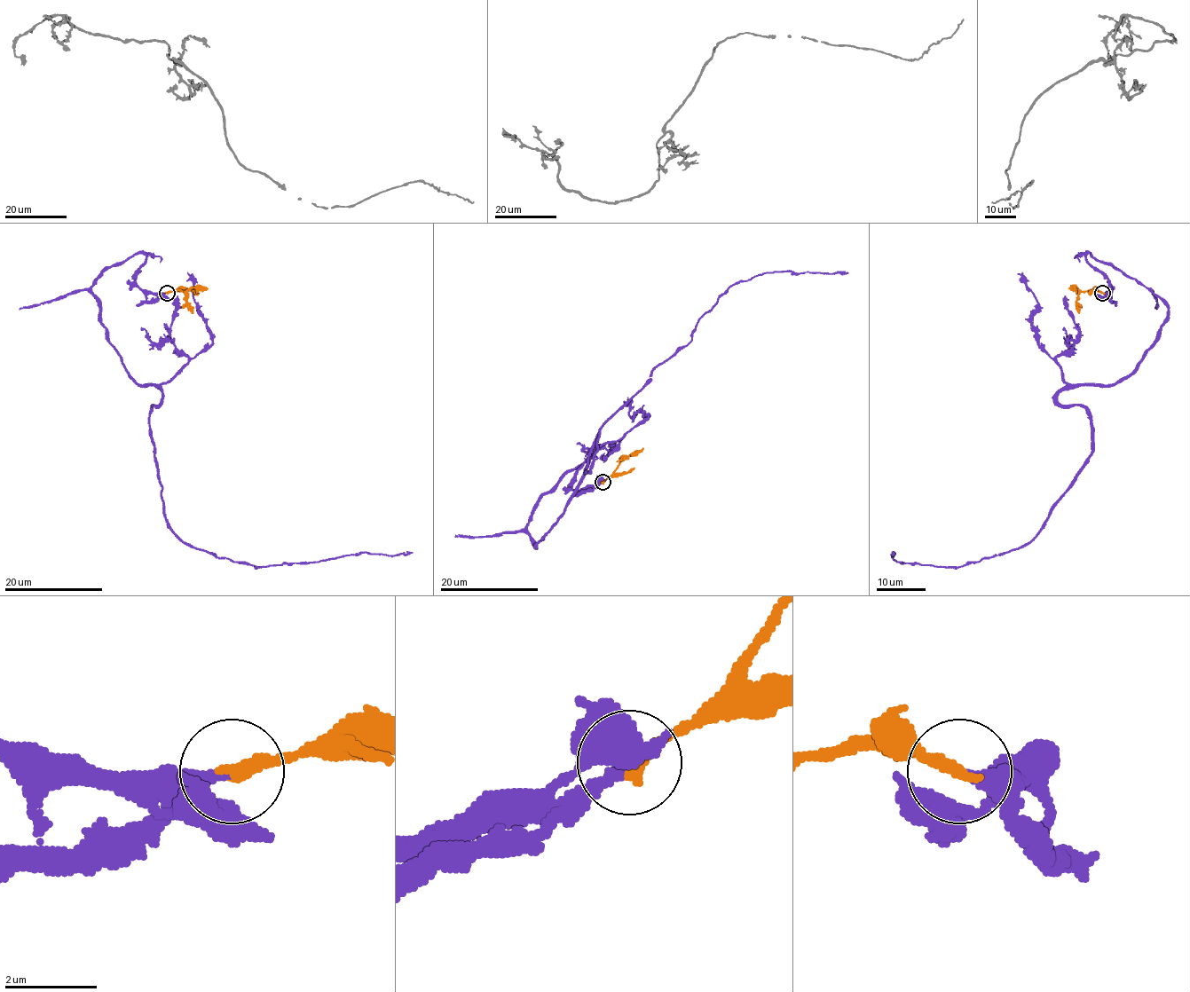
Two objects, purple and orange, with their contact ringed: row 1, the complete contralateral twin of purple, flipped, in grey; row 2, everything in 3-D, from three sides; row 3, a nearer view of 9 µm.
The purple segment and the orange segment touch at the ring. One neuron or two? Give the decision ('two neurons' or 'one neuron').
one neuron

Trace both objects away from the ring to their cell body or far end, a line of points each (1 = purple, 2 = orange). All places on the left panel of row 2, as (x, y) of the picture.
1: (166, 293), (138, 287), (143, 254), (91, 287), (122, 365), (161, 390), (172, 530), (256, 567), (412, 552)
2: (166, 293), (208, 287)

